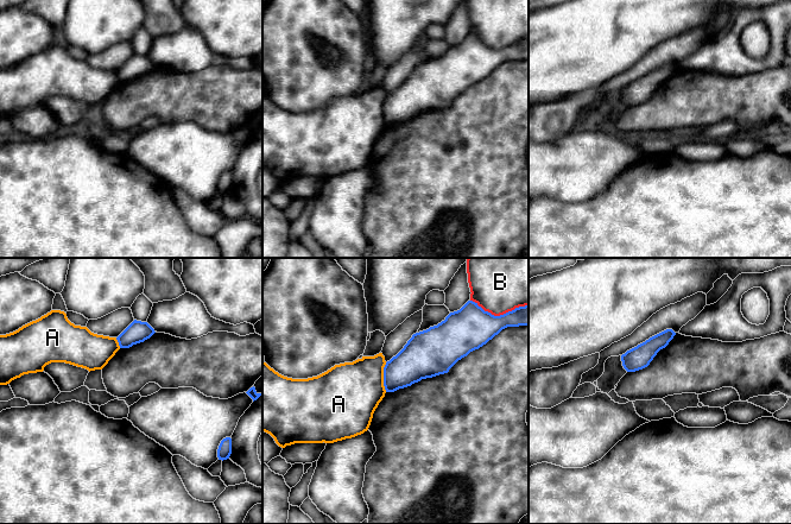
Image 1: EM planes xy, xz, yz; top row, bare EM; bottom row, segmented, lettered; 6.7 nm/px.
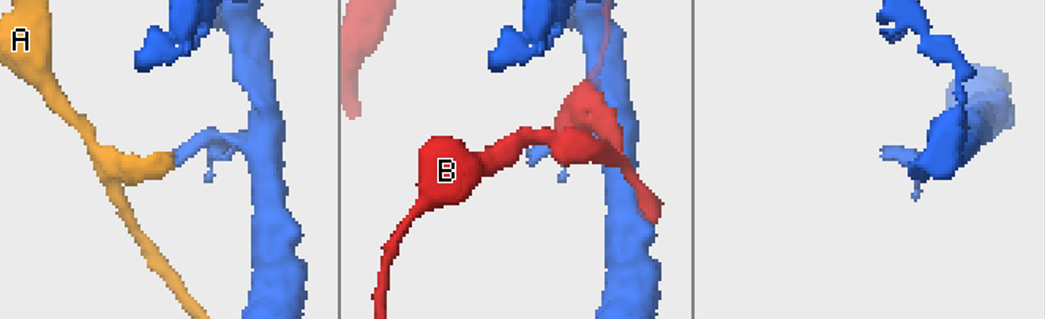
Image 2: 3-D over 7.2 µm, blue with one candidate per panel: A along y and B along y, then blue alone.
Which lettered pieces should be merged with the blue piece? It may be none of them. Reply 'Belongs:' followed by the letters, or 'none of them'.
Belongs: none of them

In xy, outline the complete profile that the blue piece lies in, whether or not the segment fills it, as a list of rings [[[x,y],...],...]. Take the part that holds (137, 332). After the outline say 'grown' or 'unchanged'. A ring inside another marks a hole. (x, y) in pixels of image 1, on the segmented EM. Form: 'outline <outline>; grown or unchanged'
outline [[[134,320],[118,337],[120,348],[129,348],[144,342],[154,334],[154,329],[147,323]]]; unchanged

